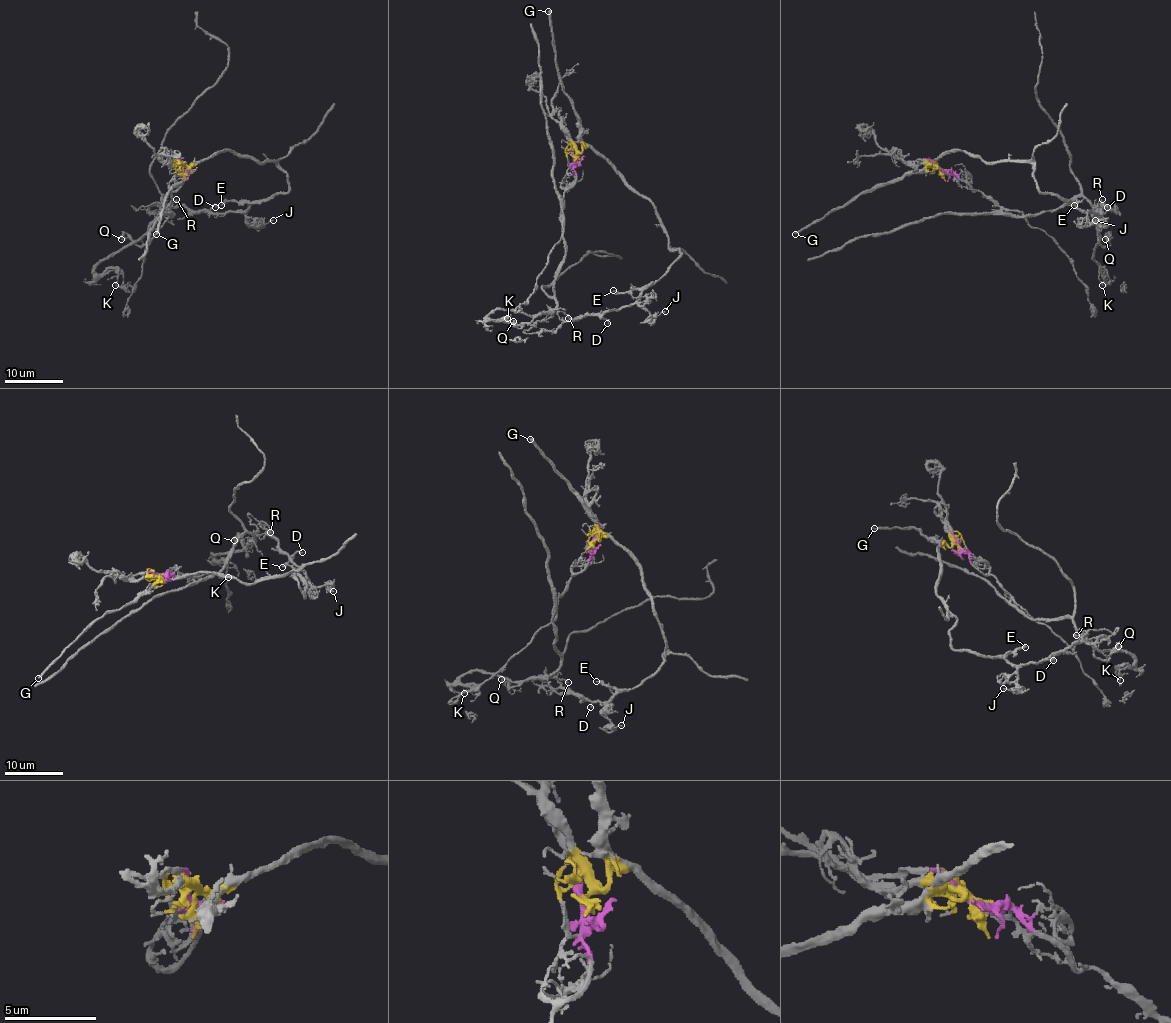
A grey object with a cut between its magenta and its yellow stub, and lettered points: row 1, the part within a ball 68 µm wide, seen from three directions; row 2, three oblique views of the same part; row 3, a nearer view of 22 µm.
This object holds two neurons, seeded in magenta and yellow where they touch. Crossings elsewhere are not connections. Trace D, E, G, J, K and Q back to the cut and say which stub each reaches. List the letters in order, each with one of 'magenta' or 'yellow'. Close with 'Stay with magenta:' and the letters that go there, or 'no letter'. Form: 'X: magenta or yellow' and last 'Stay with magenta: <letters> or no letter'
D: yellow
E: yellow
G: yellow
J: yellow
K: magenta
Q: magenta
Stay with magenta: K, Q

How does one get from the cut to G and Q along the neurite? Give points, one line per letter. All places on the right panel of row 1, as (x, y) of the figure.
G: (942, 169), (937, 167), (905, 172), (875, 189), (856, 194), (794, 234)
Q: (942, 169), (1025, 215), (1083, 196), (1100, 243), (1112, 237), (1105, 239)

